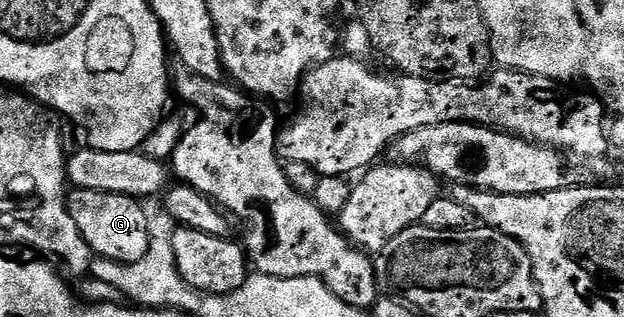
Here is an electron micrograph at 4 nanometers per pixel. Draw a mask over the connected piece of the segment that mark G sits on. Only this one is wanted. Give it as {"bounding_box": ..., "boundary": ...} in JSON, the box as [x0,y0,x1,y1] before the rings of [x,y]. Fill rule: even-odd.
{"bounding_box":[67,188,153,264],"boundary":[[[75,188],[67,193],[69,214],[73,222],[77,222],[77,230],[81,230],[92,253],[104,260],[116,260],[122,264],[132,264],[145,258],[153,239],[147,212],[139,204],[142,203],[134,196],[109,194],[84,188]]]}

